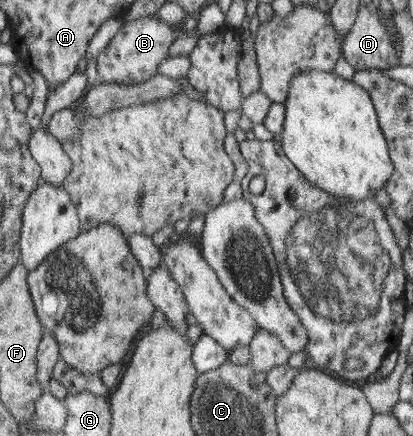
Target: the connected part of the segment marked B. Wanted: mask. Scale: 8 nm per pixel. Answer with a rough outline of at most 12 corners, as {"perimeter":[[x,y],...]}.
{"perimeter":[[125,21],[100,52],[104,83],[142,84],[170,57],[174,30]]}

